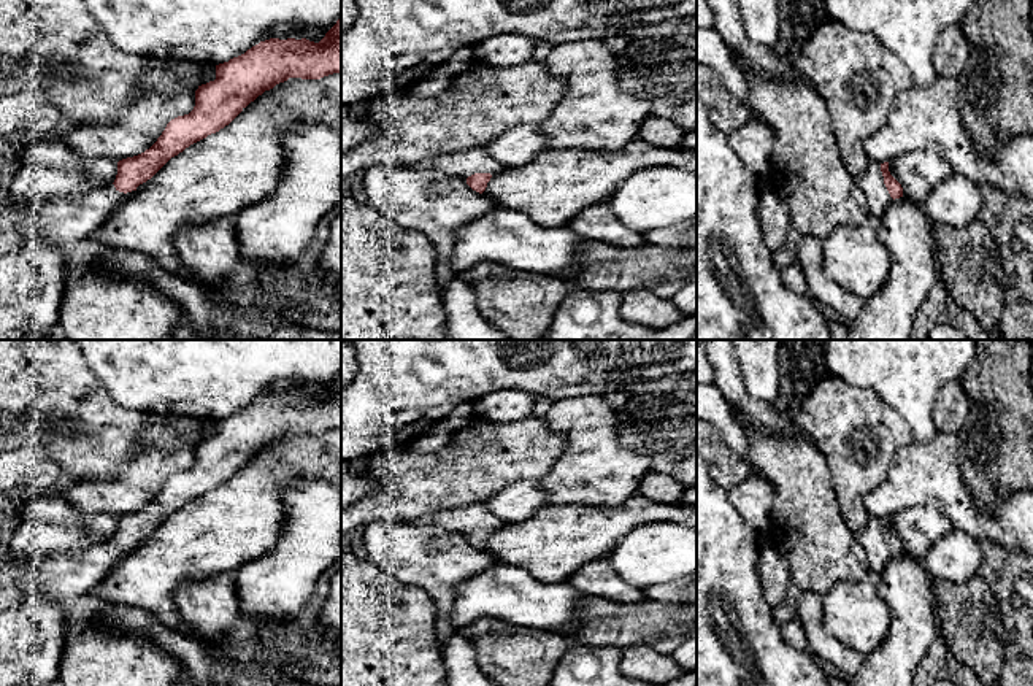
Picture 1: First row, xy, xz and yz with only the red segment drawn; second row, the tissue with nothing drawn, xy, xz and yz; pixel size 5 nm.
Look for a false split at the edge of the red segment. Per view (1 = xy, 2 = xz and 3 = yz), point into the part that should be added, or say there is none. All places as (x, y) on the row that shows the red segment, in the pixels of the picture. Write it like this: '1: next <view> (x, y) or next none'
1: next xy (62, 221)
2: next xz (462, 164)
3: next yz (871, 181)

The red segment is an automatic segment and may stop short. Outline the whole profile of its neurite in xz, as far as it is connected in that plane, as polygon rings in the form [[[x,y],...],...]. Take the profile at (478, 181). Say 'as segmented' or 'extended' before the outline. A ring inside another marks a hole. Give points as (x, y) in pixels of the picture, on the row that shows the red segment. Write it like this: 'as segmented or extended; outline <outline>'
extended; outline [[[479,148],[440,154],[417,164],[401,165],[411,168],[438,170],[447,176],[462,178],[473,191],[479,194],[486,191],[490,178],[503,170],[503,167],[493,157]]]

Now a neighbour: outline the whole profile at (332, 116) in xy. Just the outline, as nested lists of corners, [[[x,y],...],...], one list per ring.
[[[341,73],[321,79],[289,78],[265,91],[228,125],[171,157],[103,225],[67,248],[65,295],[59,314],[65,340],[171,340],[181,316],[178,303],[146,281],[98,273],[97,264],[116,252],[140,252],[168,273],[182,272],[178,232],[192,224],[235,216],[270,197],[282,173],[282,135],[316,119],[341,138]]]

